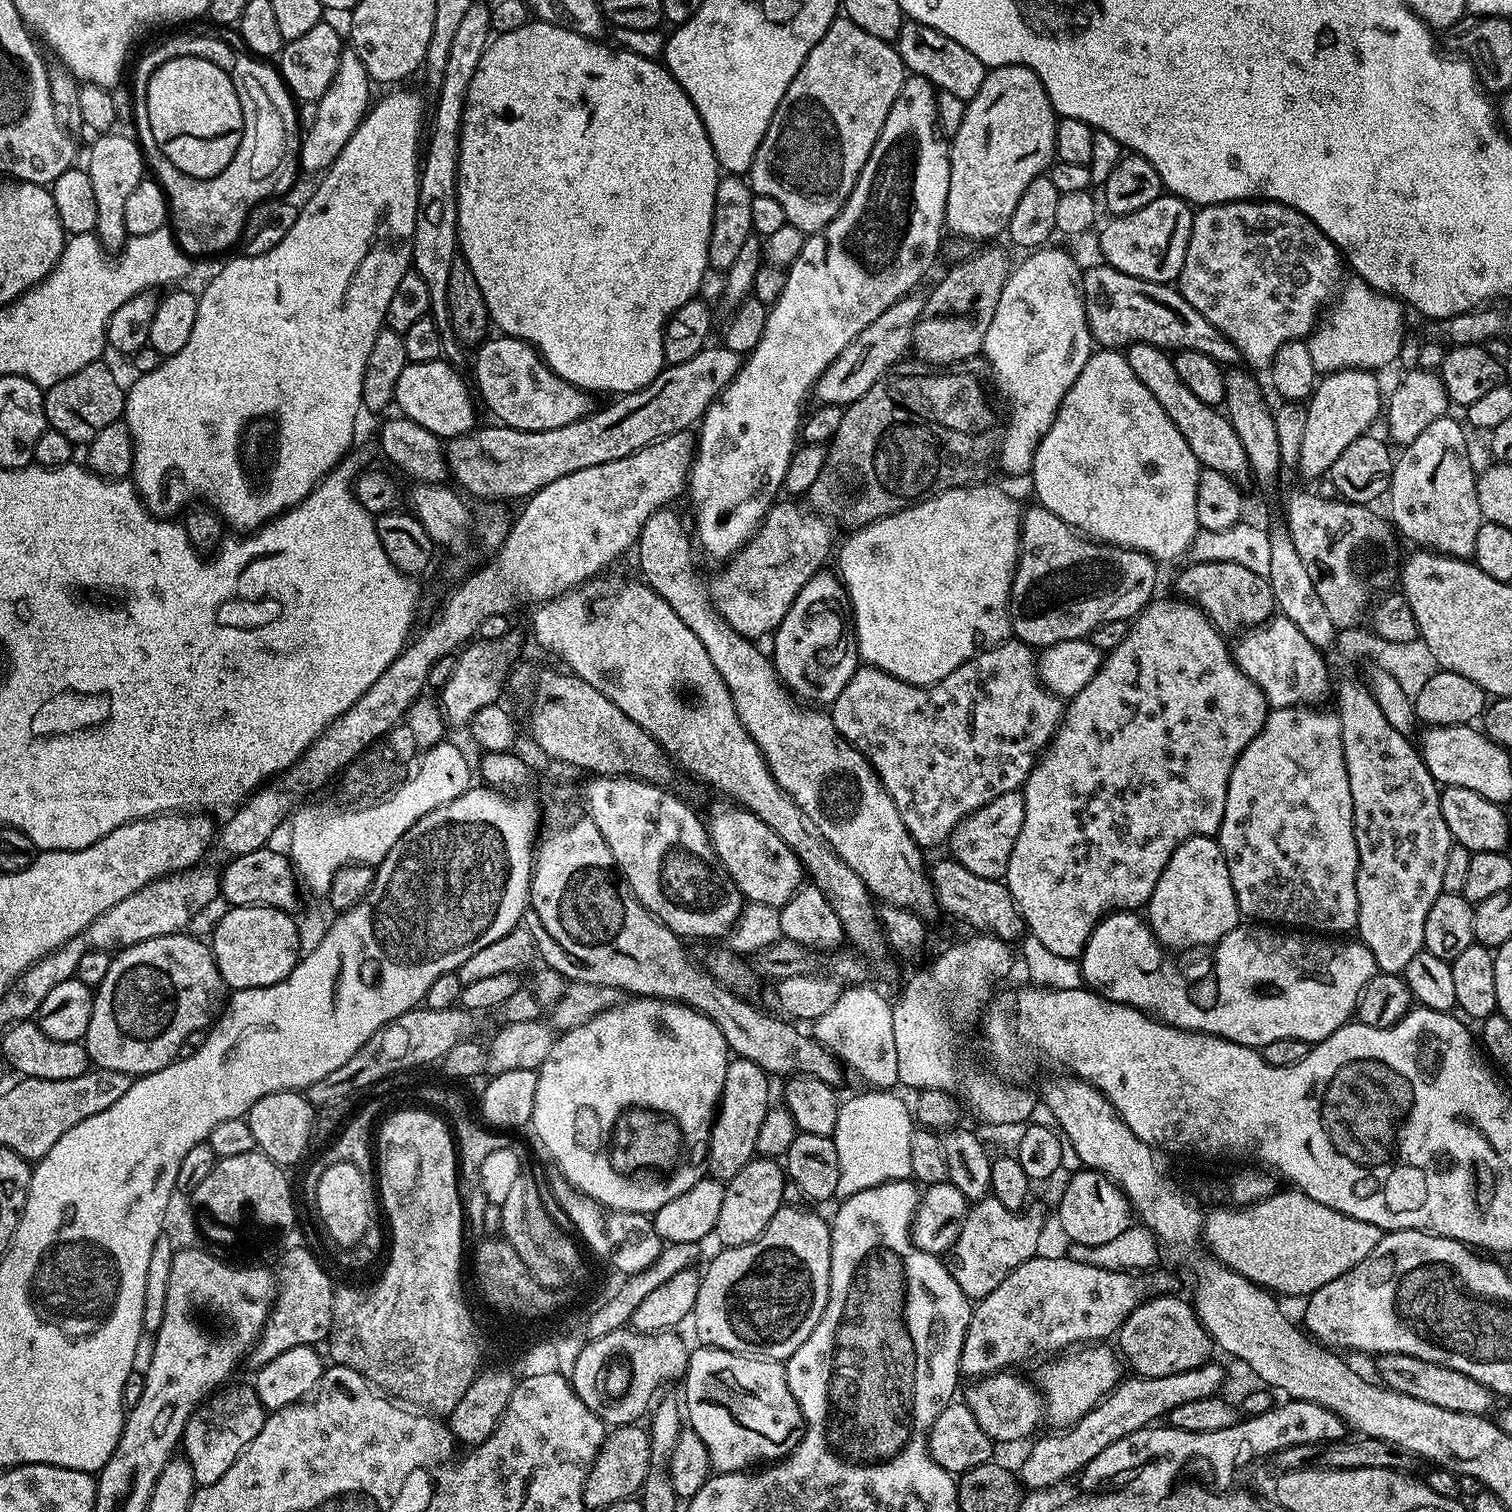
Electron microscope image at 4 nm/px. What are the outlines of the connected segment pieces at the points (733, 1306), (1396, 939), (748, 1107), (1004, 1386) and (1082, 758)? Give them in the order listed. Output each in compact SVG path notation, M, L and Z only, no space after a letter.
M780 1207L778 1214L774 1214L774 1218L770 1218L770 1226L766 1226L766 1230L762 1230L762 1234L758 1238L754 1238L754 1242L746 1242L746 1246L738 1246L737 1248L720 1248L717 1251L717 1256L709 1262L708 1269L703 1269L698 1286L698 1298L694 1302L690 1317L690 1324L696 1327L696 1336L700 1339L697 1341L701 1345L733 1352L739 1356L752 1356L756 1360L787 1362L794 1354L794 1350L798 1350L798 1346L802 1346L802 1342L806 1342L806 1338L810 1338L814 1326L818 1326L818 1318L822 1318L822 1310L826 1310L828 1291L830 1290L832 1230L829 1221L827 1219L823 1220L818 1213L807 1212L804 1208L788 1207Z
M1344 680L1337 688L1335 685L1334 696L1335 692L1334 708L1340 718L1342 754L1346 758L1346 774L1350 778L1350 798L1354 806L1352 825L1358 846L1358 922L1355 931L1360 943L1374 954L1374 962L1380 972L1403 974L1406 966L1410 966L1410 958L1424 948L1426 914L1430 914L1430 906L1434 906L1444 891L1442 873L1446 870L1446 858L1450 858L1454 841L1446 826L1446 818L1442 818L1442 788L1424 765L1417 745L1390 726L1378 702L1374 702L1367 683Z
M732 1058L728 1061L726 1082L720 1091L718 1111L712 1121L712 1130L708 1138L708 1158L706 1172L713 1180L726 1182L746 1166L757 1155L756 1139L758 1130L770 1110L768 1104L769 1073L749 1060Z
M1012 1370L994 1372L991 1376L973 1379L972 1384L962 1392L962 1402L974 1414L974 1422L982 1426L986 1434L997 1445L1012 1444L1015 1440L1024 1440L1045 1419L1044 1401L1037 1389L1032 1388Z
M1156 598L1148 603L1139 616L1129 623L1126 638L1122 638L1122 642L1118 642L1118 646L1105 655L1098 674L1094 674L1094 678L1090 678L1090 682L1086 682L1086 686L1082 686L1082 690L1078 690L1078 694L1067 701L1060 727L1051 744L1032 767L1032 773L1026 778L1022 789L1022 831L1018 834L1018 842L1014 842L1014 850L1010 850L1010 866L1003 879L1020 917L1024 919L1025 929L1038 938L1046 950L1061 958L1076 960L1083 952L1094 926L1109 912L1136 910L1139 904L1140 907L1147 905L1158 878L1162 878L1162 870L1166 870L1166 862L1170 862L1179 844L1195 836L1215 837L1219 833L1234 762L1260 733L1270 711L1262 690L1236 665L1233 649L1224 641L1227 640L1225 633L1213 626L1208 615L1197 604L1179 598L1171 599Z

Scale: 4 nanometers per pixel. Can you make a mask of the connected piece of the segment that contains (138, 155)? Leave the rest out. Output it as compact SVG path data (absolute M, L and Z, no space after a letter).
M115 130L95 137L92 149L88 152L86 170L94 189L94 199L98 205L98 222L95 234L100 244L109 252L116 254L128 239L126 230L125 207L130 193L138 187L138 182L146 179L146 165L143 151L133 137L124 136Z

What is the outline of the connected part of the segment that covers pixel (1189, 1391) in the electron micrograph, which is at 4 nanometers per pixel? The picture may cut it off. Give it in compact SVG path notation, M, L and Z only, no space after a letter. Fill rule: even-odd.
M1215 1362L1201 1365L1198 1369L1182 1370L1181 1373L1166 1374L1165 1377L1146 1377L1121 1379L1120 1383L1086 1413L1078 1422L1069 1428L1057 1431L1057 1436L1044 1436L1028 1452L1028 1457L1020 1464L1018 1477L1025 1489L1052 1488L1063 1480L1075 1477L1110 1442L1118 1442L1118 1438L1126 1438L1126 1434L1134 1434L1138 1430L1155 1425L1159 1418L1167 1417L1174 1406L1182 1406L1186 1402L1195 1402L1197 1398L1210 1398L1217 1395L1225 1385L1225 1369L1219 1368Z

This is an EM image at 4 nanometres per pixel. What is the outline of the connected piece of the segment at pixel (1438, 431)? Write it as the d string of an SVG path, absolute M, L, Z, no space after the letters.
M1445 414L1437 418L1434 422L1430 422L1430 426L1426 426L1426 430L1422 430L1422 434L1418 434L1418 438L1414 438L1414 442L1403 445L1404 452L1395 457L1392 466L1392 484L1388 487L1386 496L1387 499L1392 499L1392 516L1390 515L1391 523L1394 525L1395 531L1401 537L1404 536L1408 540L1413 540L1416 546L1427 546L1431 551L1439 552L1446 556L1456 556L1463 558L1474 557L1474 542L1478 539L1478 530L1482 523L1480 507L1478 506L1478 490L1476 482L1478 479L1477 469L1472 469L1472 456L1468 453L1468 440L1464 437L1464 428L1456 420L1451 420L1451 415Z

